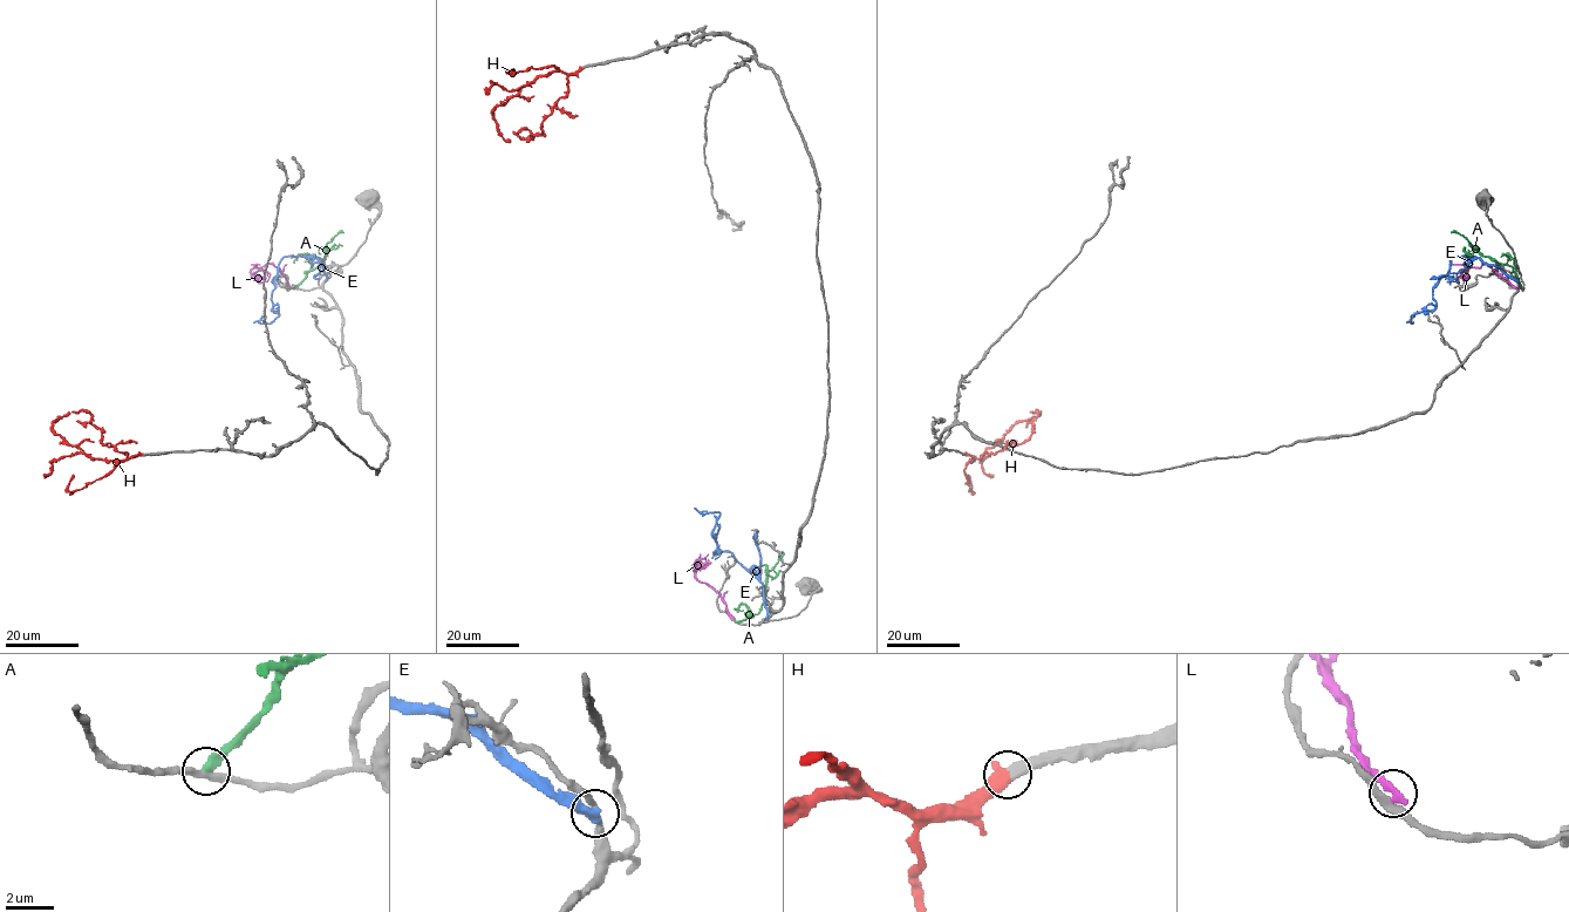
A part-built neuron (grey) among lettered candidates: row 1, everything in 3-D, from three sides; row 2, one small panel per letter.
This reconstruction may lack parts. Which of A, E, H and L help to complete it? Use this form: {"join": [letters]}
{"join": ["H"]}

